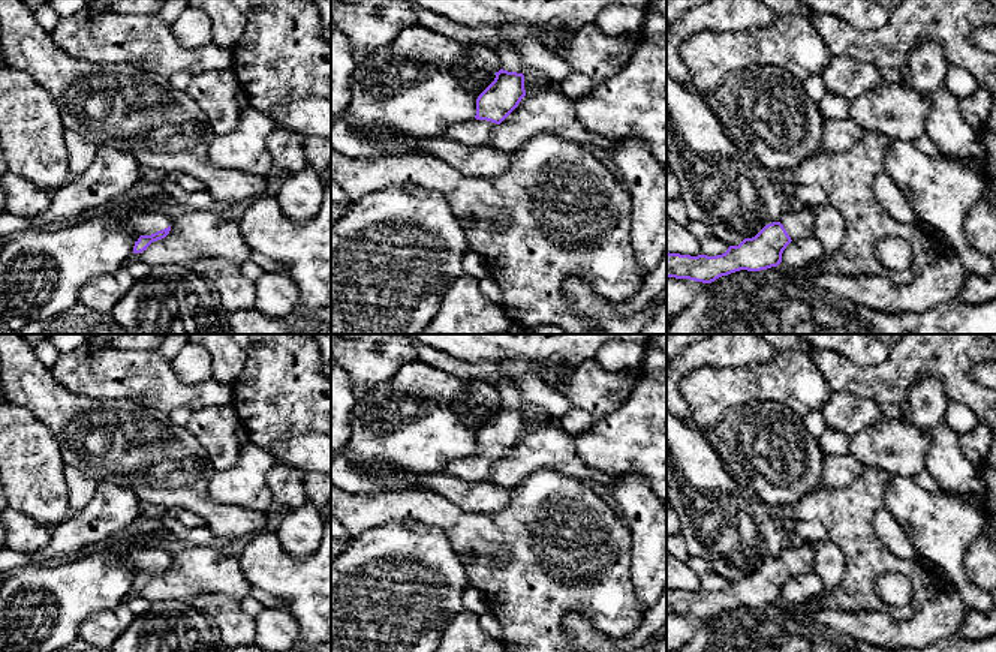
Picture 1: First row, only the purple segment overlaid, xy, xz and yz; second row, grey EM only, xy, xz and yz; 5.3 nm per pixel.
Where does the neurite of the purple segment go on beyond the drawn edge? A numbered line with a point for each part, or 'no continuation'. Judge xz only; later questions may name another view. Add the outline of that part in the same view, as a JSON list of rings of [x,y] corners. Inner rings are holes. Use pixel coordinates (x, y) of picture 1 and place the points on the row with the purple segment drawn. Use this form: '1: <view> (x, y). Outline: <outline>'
1: xz (475, 132). Outline: [[[472,118],[466,123],[449,127],[443,138],[449,138],[470,147],[484,147],[490,135],[496,132],[497,127],[499,124],[496,123]]]

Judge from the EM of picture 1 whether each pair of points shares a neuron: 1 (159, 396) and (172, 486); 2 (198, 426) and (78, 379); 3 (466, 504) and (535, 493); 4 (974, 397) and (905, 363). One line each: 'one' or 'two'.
1: two
2: two
3: two
4: one

